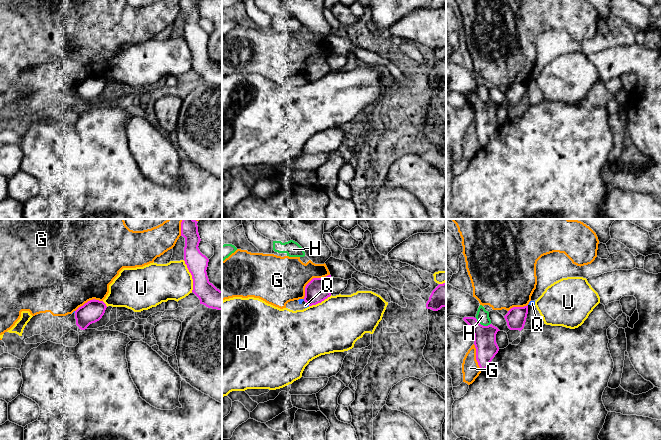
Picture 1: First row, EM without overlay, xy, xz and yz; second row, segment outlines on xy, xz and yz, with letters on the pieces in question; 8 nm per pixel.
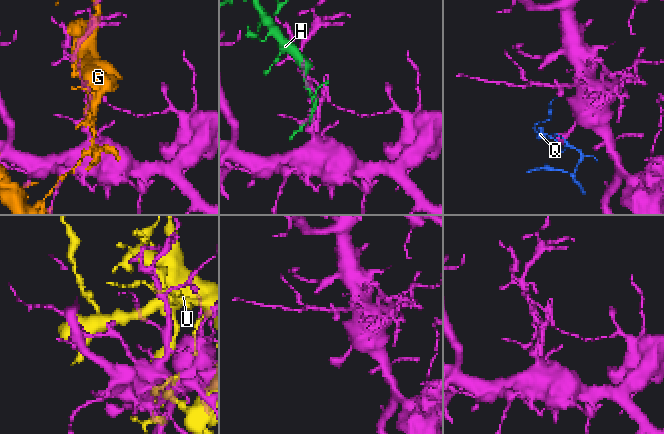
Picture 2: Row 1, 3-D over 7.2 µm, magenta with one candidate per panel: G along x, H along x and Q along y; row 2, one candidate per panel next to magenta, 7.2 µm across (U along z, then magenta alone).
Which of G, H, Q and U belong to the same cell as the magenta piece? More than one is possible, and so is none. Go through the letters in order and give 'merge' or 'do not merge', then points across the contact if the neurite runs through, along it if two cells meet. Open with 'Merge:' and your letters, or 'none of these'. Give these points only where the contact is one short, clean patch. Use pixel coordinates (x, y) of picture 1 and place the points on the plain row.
Merge: none of these
G: do not merge
H: do not merge
Q: do not merge; border along xz (306, 79), (309, 81)
U: do not merge

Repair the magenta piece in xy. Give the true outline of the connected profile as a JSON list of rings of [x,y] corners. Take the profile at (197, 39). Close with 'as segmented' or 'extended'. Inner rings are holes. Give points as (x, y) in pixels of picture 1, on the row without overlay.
[[[181,0],[181,12],[185,14],[184,37],[193,55],[192,68],[199,74],[200,80],[208,84],[222,86],[222,67],[209,58],[207,43],[209,35],[203,31],[198,22],[201,17],[197,0]]]; as segmented

